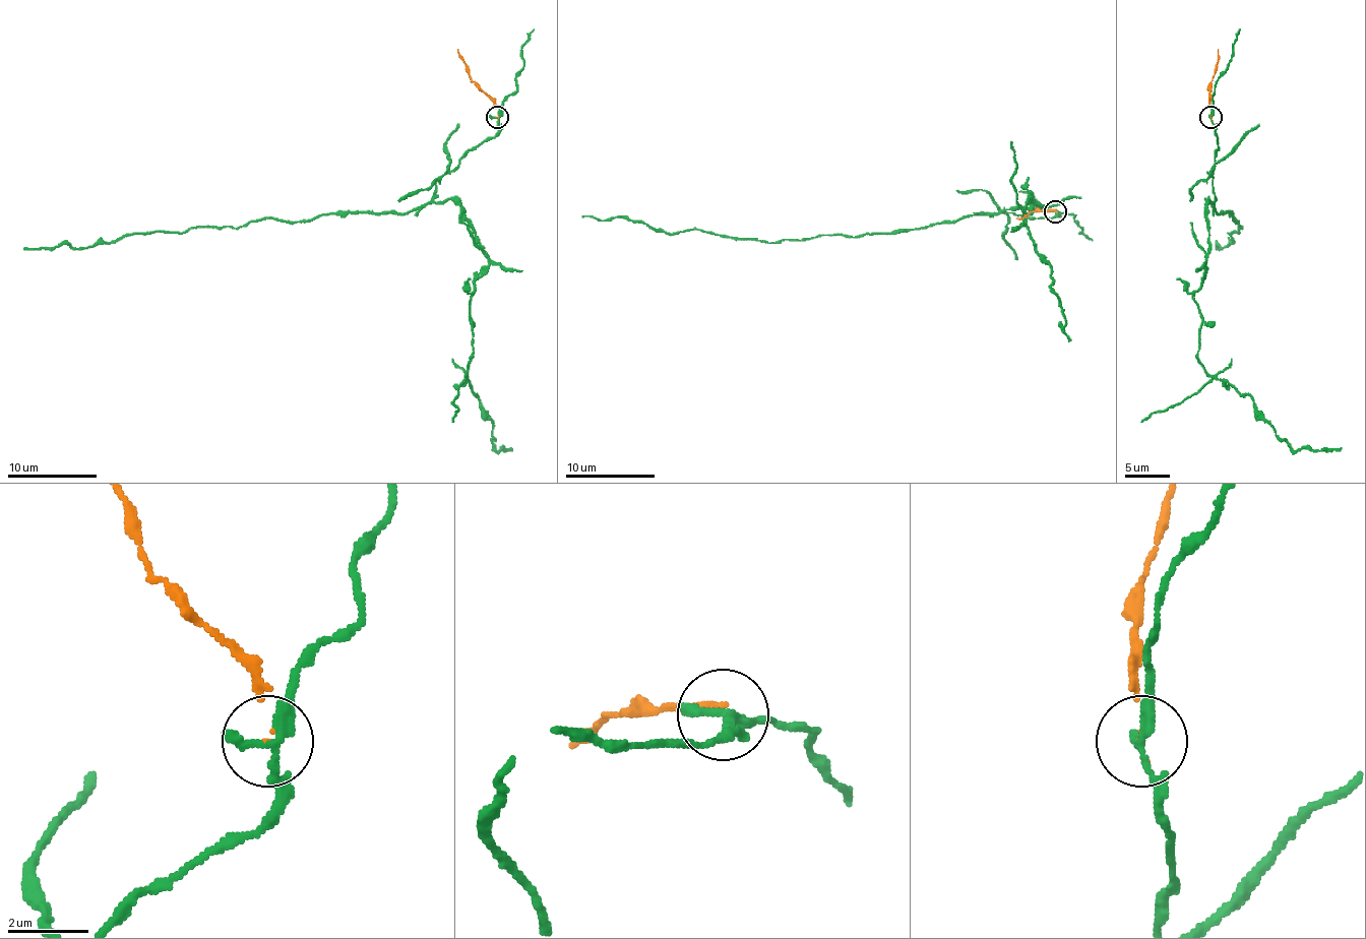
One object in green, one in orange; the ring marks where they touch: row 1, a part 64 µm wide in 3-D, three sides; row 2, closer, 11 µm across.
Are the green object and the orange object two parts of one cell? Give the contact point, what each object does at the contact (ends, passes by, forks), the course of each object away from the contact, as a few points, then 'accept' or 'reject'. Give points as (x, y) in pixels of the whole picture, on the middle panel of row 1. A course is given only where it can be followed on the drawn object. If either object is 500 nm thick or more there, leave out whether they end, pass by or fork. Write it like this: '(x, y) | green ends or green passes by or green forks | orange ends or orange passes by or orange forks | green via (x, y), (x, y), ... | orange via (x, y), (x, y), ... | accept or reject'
(1055, 211) | green passes by | orange ends | green via (1055, 210), (1052, 217), (994, 213), (863, 235), (761, 242), (687, 229), (665, 233), (625, 217), (582, 217) | orange via (1055, 210), (1016, 217) | reject

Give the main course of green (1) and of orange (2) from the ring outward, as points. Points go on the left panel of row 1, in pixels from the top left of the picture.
1: (496, 116), (498, 132), (436, 181), (436, 194), (402, 214), (258, 218), (238, 228), (24, 250)
2: (496, 116), (494, 101), (468, 74), (458, 50)

